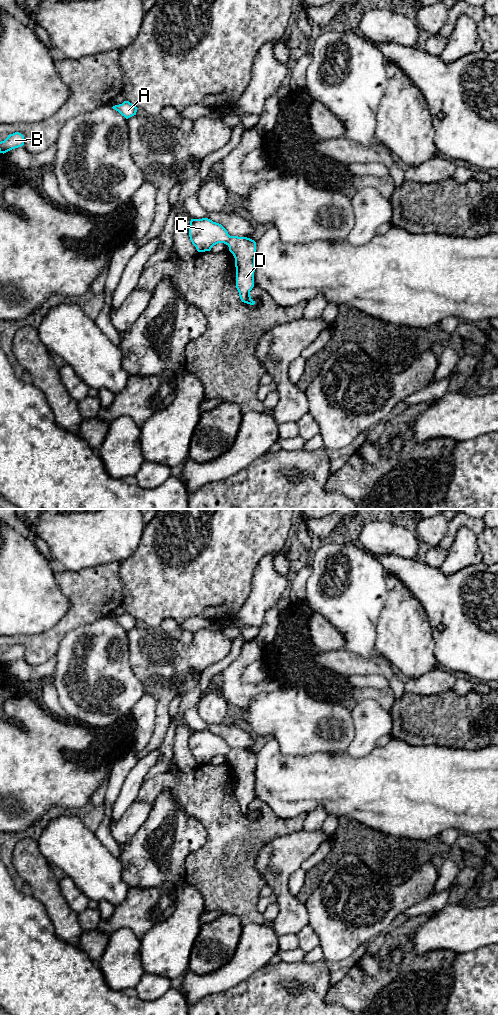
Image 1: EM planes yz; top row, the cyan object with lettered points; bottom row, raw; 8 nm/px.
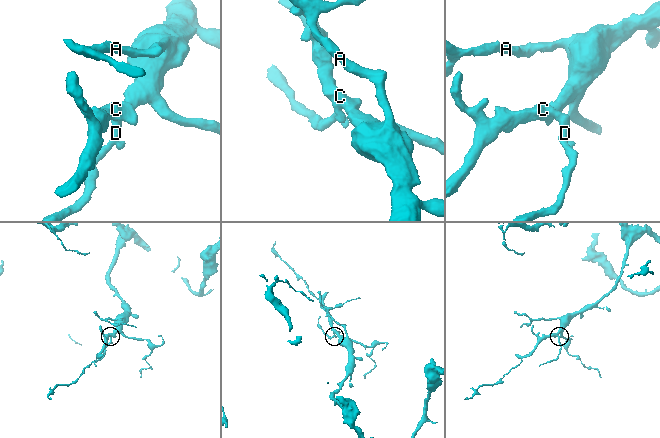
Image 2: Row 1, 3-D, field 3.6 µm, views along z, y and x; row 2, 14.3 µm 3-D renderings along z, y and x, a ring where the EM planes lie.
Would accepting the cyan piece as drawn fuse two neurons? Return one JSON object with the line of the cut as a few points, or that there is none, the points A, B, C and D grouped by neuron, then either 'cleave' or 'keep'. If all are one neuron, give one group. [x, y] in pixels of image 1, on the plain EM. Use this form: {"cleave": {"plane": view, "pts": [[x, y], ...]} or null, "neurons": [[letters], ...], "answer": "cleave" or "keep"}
{"cleave": null, "neurons": [["A", "B", "C", "D"]], "answer": "keep"}

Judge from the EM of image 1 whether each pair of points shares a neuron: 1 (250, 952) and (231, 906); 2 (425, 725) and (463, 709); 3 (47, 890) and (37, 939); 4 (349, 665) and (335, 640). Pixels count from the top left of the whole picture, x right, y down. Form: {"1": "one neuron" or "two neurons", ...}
{"1": "two neurons", "2": "one neuron", "3": "two neurons", "4": "two neurons"}

